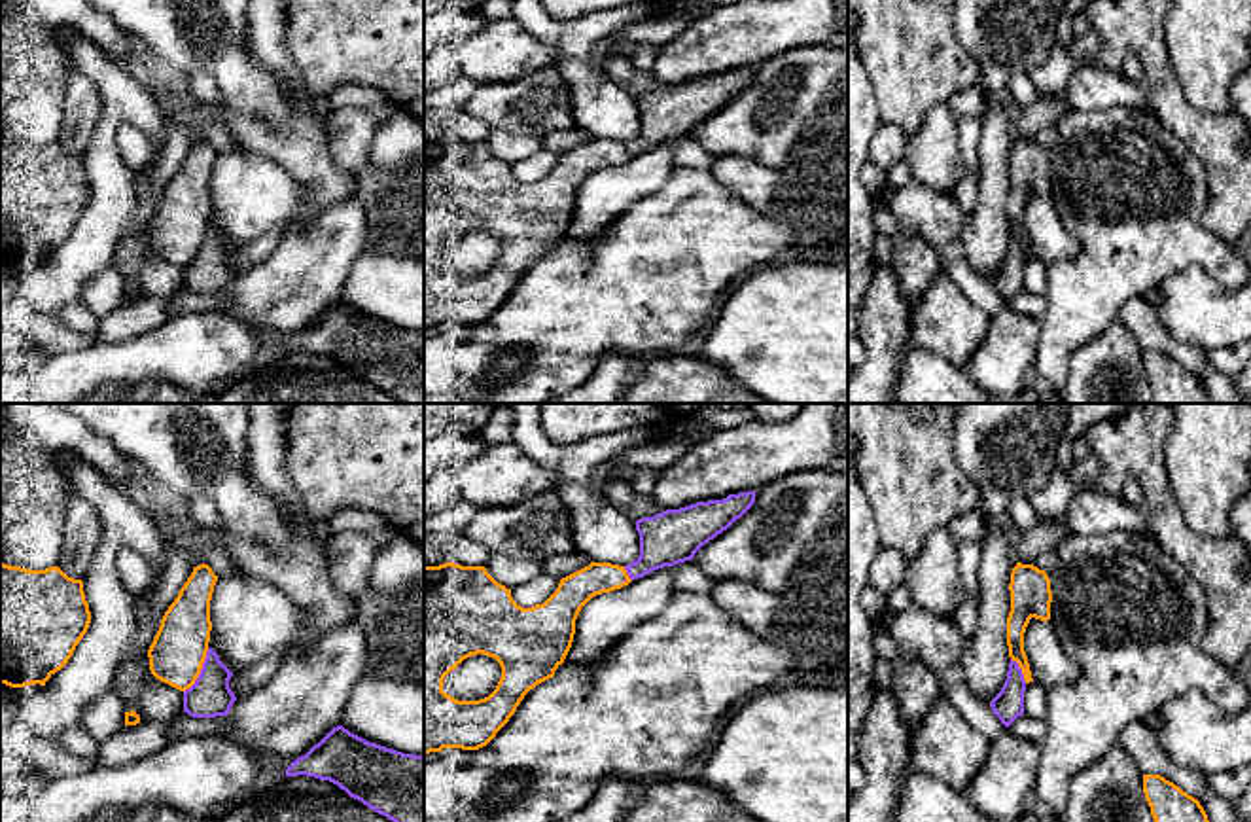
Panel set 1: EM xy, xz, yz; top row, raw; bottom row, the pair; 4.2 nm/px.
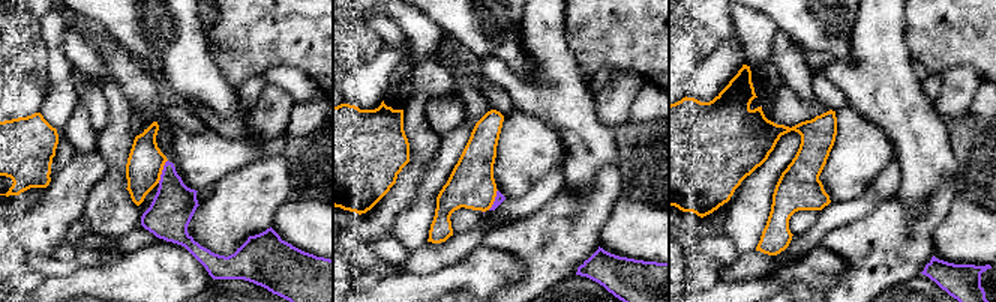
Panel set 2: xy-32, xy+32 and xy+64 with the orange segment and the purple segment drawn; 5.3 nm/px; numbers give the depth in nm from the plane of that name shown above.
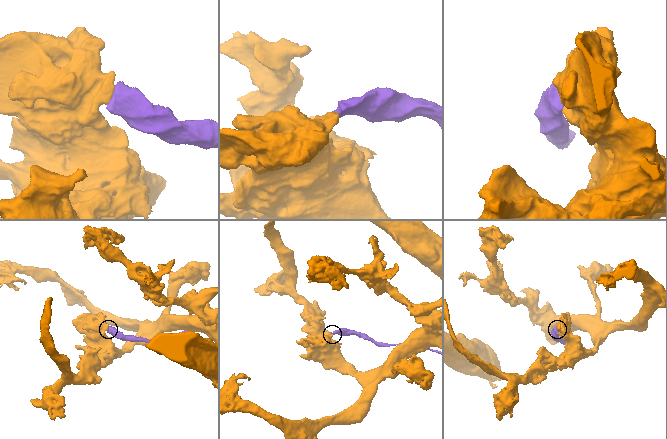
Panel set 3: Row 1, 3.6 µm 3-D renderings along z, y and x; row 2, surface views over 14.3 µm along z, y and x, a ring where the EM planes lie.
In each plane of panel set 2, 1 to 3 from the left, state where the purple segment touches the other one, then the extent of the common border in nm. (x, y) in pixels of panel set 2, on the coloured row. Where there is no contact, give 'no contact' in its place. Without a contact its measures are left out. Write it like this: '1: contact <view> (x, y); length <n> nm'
1: contact xy-32 (161, 172); length 140 nm
2: contact xy+32 (494, 200); length 120 nm
3: no contact

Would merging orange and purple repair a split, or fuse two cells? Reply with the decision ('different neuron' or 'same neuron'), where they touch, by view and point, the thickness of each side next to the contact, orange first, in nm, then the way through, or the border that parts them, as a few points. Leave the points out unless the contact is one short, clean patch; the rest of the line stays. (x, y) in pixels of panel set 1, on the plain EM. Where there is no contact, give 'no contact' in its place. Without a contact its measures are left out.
different neuron | xy (199, 247) | 240/180 nm | along xy (209, 224), (199, 252), (184, 268)

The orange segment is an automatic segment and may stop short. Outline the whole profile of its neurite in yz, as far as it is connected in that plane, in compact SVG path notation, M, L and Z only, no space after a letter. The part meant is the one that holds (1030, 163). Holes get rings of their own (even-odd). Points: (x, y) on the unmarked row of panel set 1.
M1016 138L1011 148L1011 188L1007 193L1009 233L1022 244L1026 259L1033 258L1024 227L1024 208L1031 193L1050 195L1050 155L1045 146L1033 140Z

